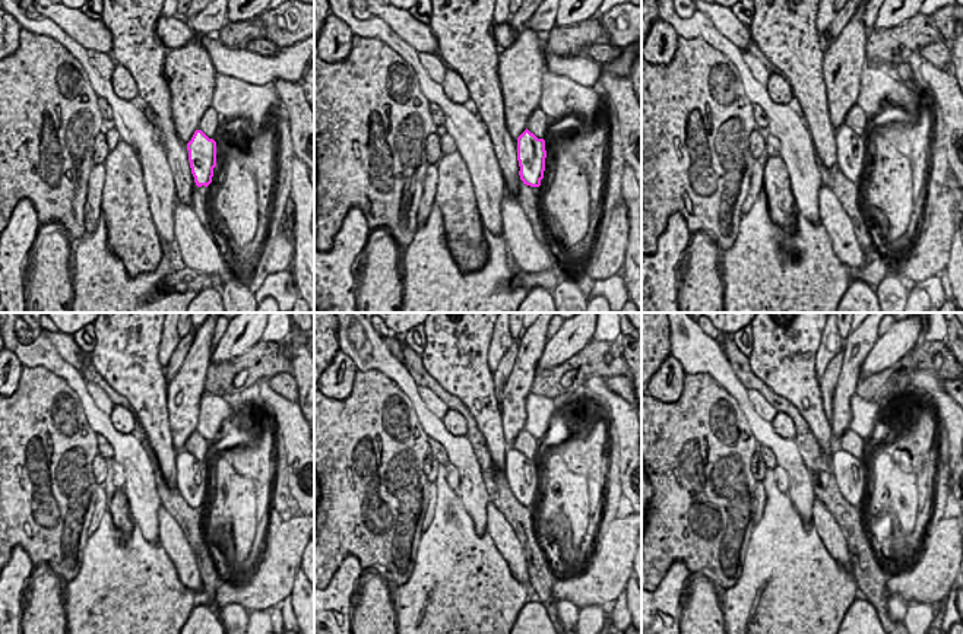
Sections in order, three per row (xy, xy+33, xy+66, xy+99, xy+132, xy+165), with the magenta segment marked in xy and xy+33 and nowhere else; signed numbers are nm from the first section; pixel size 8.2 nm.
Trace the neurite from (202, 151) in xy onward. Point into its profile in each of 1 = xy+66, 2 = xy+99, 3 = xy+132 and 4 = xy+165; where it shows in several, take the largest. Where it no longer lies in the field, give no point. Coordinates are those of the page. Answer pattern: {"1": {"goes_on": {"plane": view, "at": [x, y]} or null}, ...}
{"1": {"goes_on": {"plane": "xy+66", "at": [852, 149]}}, "2": {"goes_on": {"plane": "xy+99", "at": [189, 479]}}, "3": {"goes_on": {"plane": "xy+132", "at": [519, 472]}}, "4": {"goes_on": {"plane": "xy+165", "at": [846, 469]}}}

